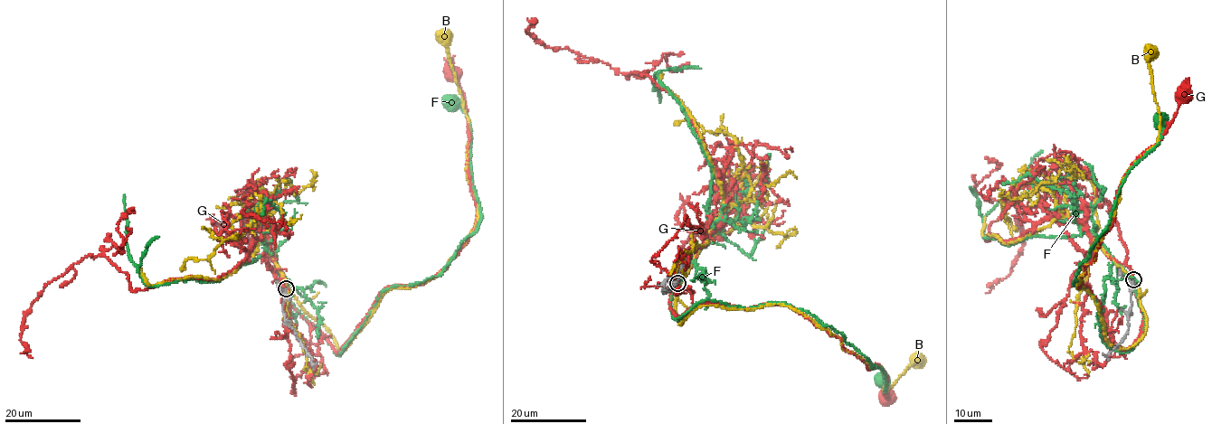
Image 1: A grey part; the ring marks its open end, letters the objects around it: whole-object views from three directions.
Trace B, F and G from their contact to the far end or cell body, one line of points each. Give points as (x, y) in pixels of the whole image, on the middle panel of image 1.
B: (678, 283), (681, 325), (703, 306), (786, 306), (869, 367), (880, 365), (884, 391), (917, 361)
F: (678, 282), (669, 301), (678, 320), (705, 300), (783, 303), (842, 334), (883, 369), (884, 381)
G: (677, 283), (669, 302), (680, 318), (709, 303), (792, 307), (867, 369), (879, 364), (885, 395)

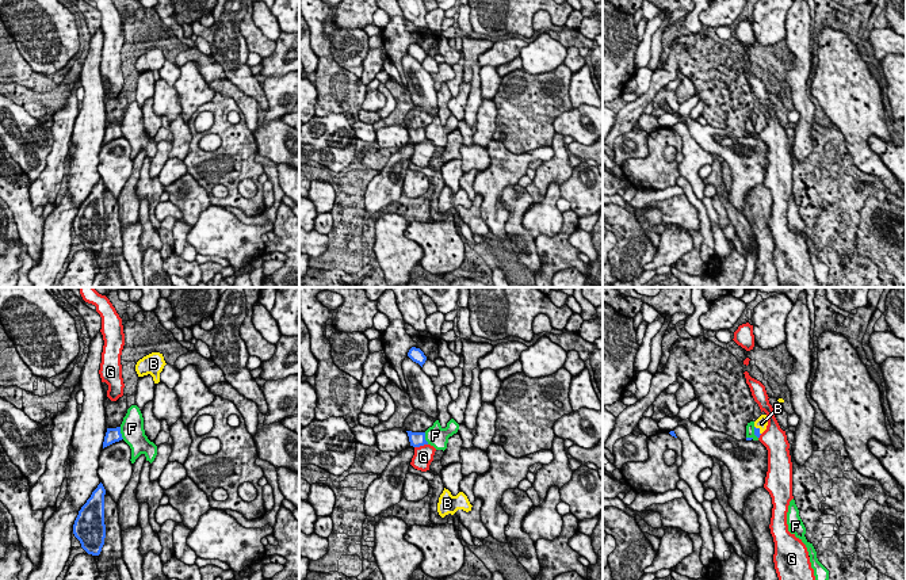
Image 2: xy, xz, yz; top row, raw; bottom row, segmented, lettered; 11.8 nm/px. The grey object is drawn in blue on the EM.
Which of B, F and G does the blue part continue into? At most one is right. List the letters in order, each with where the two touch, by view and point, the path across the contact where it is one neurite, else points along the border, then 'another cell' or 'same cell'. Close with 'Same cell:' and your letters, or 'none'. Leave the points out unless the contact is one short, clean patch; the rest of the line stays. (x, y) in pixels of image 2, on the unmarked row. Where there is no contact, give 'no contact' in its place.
B: meets blue in yz at (759, 126); runs through yz (757, 130), (759, 126), (761, 119); same cell
F: meets blue in xy at (119, 129); border along xy (119, 123), (123, 134); another cell
G: meets blue in xz at (420, 141); border along xz (427, 140), (415, 144); another cell
Same cell: B

